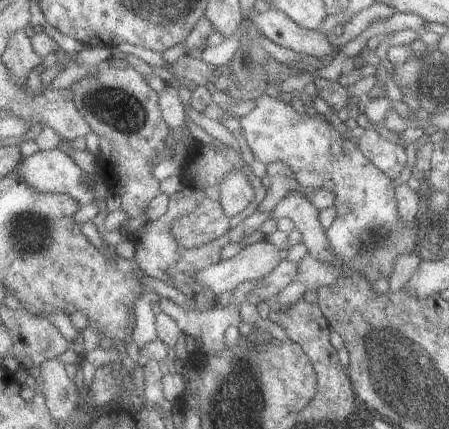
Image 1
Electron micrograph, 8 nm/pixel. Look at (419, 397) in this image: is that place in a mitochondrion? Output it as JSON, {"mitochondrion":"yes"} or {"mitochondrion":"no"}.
{"mitochondrion":"yes"}

